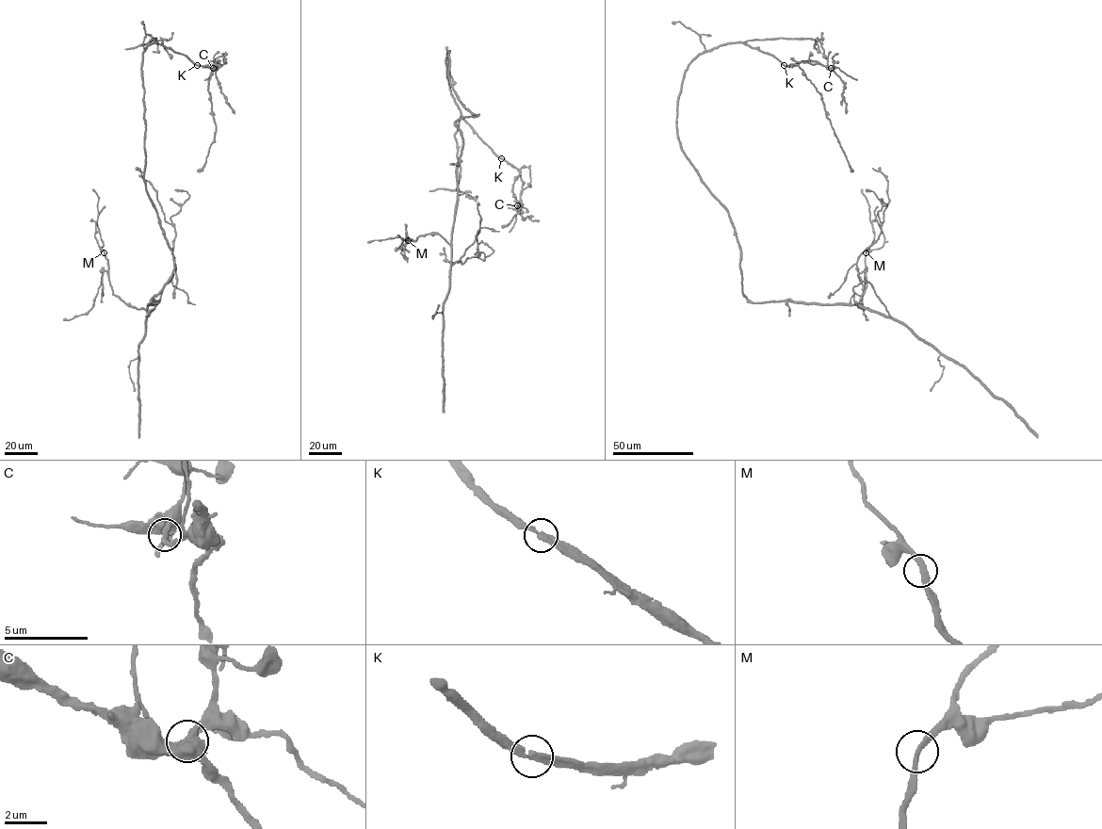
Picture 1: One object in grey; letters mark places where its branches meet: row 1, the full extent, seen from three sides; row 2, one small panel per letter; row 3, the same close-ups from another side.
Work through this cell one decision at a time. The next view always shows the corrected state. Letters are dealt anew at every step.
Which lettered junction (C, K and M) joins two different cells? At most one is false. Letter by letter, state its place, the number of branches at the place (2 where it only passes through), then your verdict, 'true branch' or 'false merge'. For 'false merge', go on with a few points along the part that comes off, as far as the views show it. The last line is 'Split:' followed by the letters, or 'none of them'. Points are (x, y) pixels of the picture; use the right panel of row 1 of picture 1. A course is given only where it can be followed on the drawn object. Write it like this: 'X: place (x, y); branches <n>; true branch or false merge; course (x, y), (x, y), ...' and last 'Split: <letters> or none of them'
C: place (831, 68); branches 2; true branch
K: place (784, 65); branches 2; true branch
M: place (866, 252); branches 2; true branch
Split: none of them

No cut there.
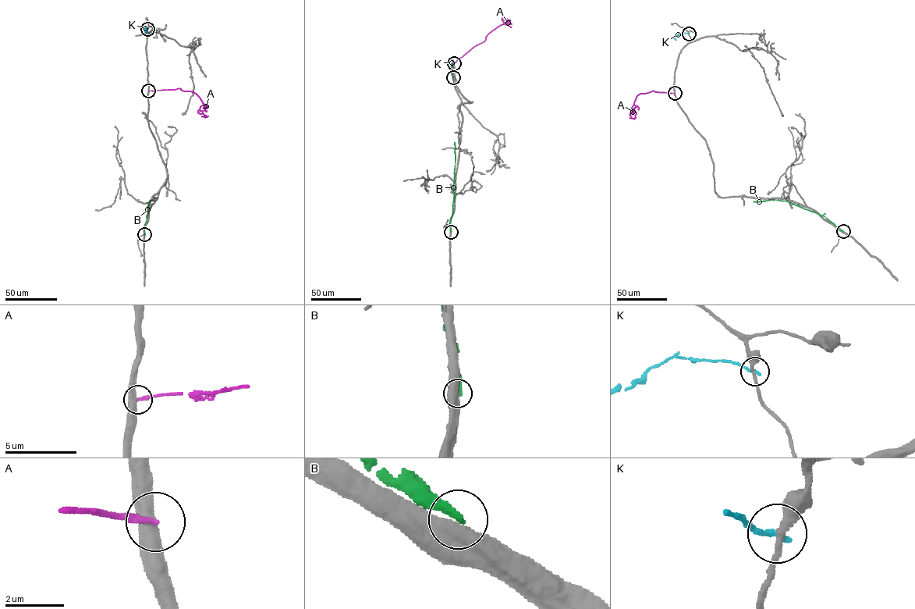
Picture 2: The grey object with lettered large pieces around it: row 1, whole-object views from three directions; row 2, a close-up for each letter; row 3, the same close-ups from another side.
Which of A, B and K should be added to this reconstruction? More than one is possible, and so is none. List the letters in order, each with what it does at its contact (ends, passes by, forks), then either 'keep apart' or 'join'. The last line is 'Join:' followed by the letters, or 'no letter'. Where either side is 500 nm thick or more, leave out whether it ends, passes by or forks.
A: it ends; keep apart
B: keep apart
K: it ends; keep apart
Join: no letter

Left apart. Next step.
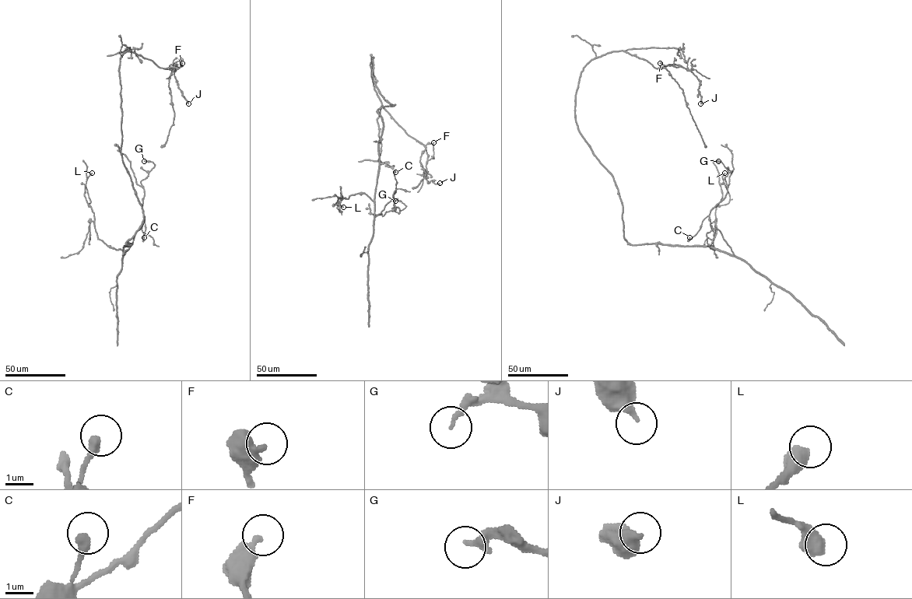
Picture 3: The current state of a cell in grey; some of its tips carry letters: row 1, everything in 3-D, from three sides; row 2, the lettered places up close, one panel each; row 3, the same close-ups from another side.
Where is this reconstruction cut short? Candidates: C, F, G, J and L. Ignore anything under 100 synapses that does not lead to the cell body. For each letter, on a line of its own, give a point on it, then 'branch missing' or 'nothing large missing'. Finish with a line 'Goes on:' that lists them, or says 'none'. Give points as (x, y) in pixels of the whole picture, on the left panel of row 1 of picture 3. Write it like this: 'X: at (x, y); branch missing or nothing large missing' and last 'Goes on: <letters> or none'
C: at (144, 237); nothing large missing
F: at (182, 63); nothing large missing
G: at (144, 161); nothing large missing
J: at (188, 103); nothing large missing
L: at (92, 173); nothing large missing
Goes on: none

